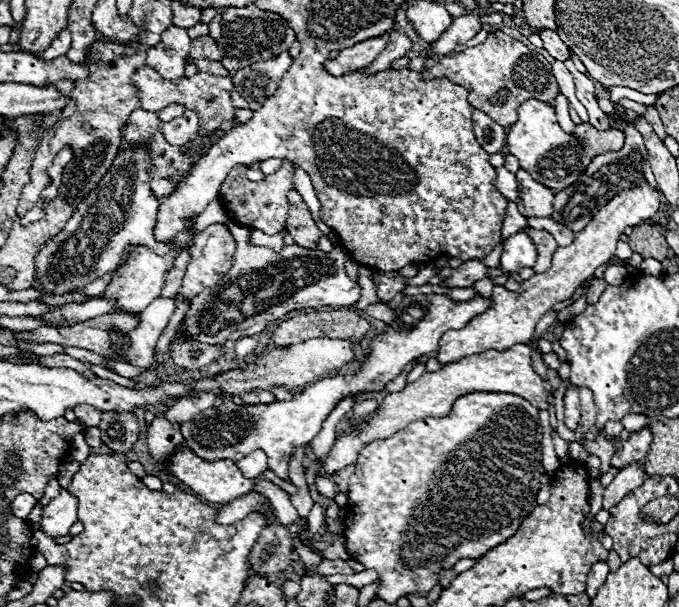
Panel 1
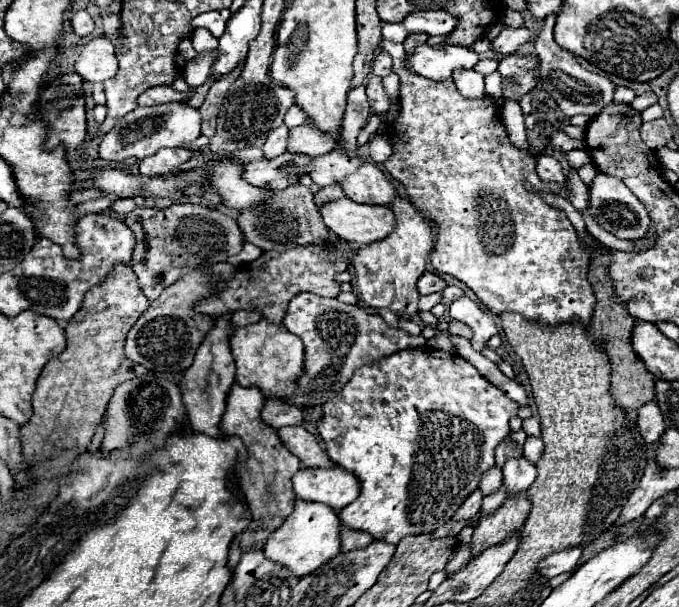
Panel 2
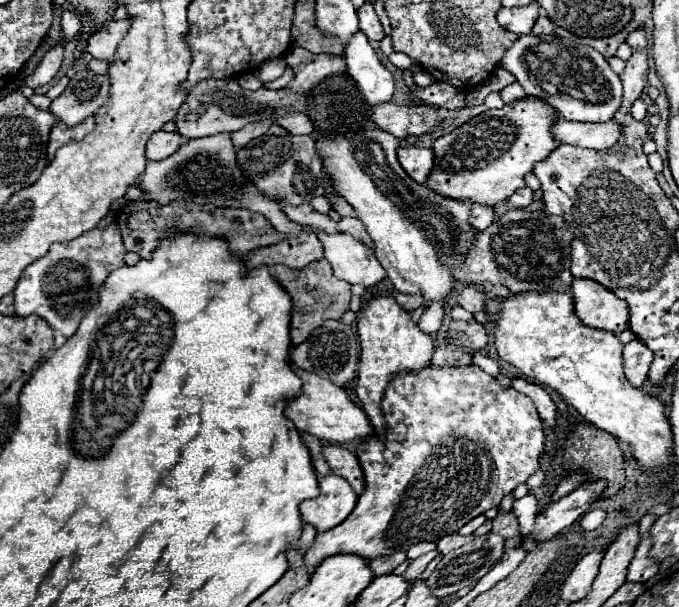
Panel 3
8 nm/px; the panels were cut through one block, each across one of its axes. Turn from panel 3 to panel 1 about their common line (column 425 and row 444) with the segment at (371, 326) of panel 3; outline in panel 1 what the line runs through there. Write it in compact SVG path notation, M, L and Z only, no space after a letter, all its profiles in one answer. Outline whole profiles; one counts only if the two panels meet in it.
M516 344L514 348L506 352L498 350L486 350L482 354L474 354L468 358L462 358L458 362L446 364L438 372L424 372L416 382L406 384L404 390L386 394L382 404L376 412L366 416L356 428L342 432L336 436L336 442L332 444L326 458L320 460L318 468L322 476L334 476L338 470L350 466L356 462L358 452L370 444L372 440L382 440L398 430L406 428L414 420L426 418L426 416L446 416L450 414L454 402L472 392L506 392L526 398L530 404L538 406L540 410L548 410L548 396L552 396L552 384L548 380L542 380L532 366L532 348L528 344Z

